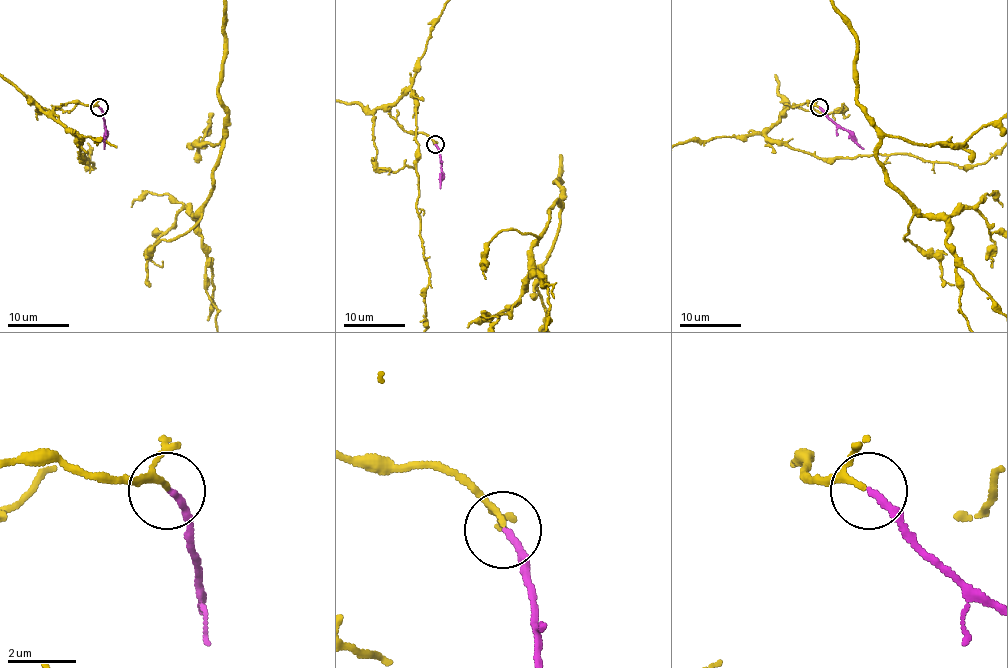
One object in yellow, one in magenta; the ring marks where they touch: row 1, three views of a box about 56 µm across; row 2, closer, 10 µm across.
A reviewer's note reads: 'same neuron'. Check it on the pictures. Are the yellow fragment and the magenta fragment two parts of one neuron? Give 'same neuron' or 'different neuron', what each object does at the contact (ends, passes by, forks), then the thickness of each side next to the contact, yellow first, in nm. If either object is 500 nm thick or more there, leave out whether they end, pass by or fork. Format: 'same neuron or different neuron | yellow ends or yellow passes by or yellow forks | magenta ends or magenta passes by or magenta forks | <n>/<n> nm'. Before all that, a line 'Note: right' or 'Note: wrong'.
Note: right
same neuron | yellow passes by | magenta ends | 130/200 nm

